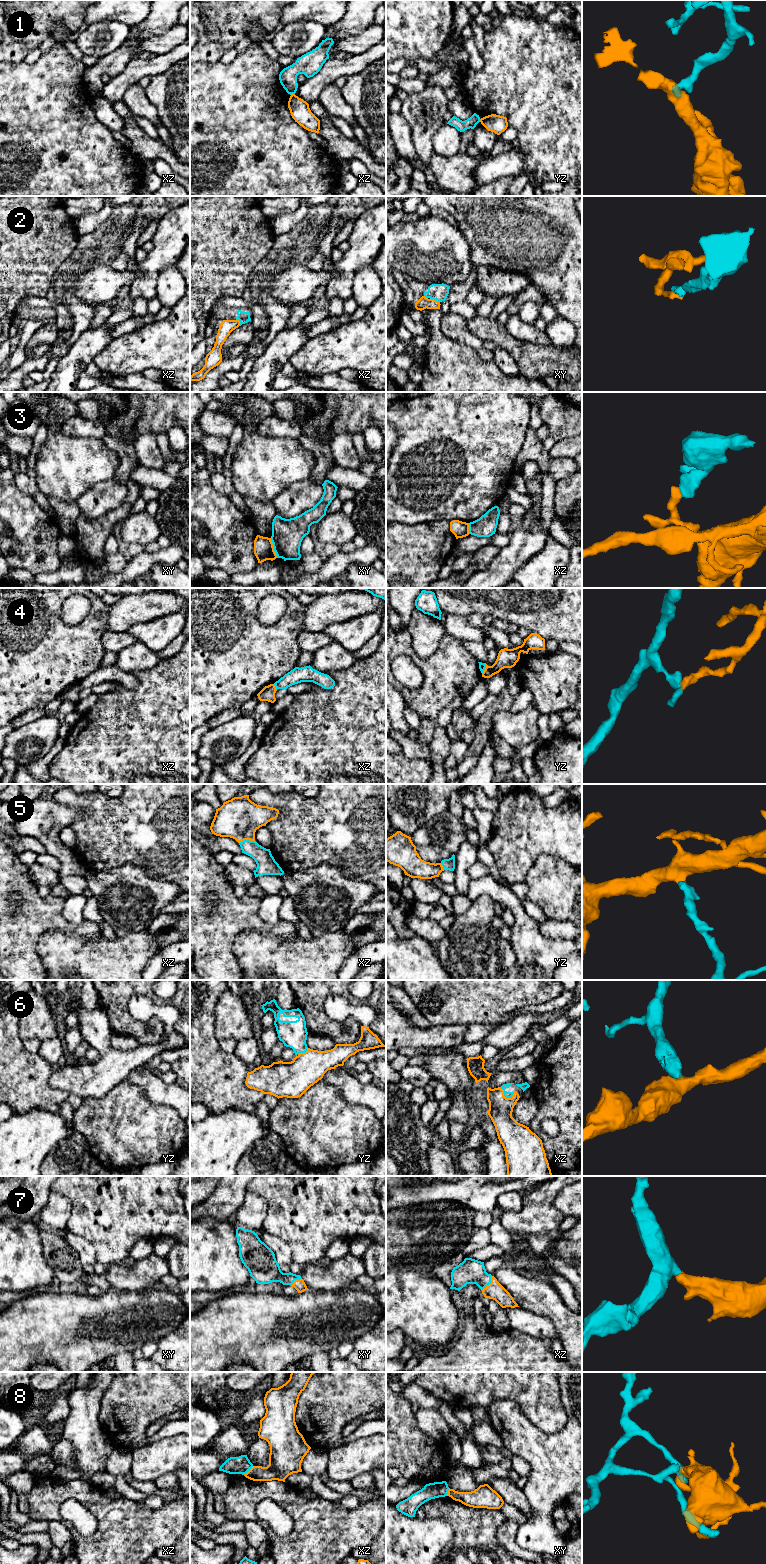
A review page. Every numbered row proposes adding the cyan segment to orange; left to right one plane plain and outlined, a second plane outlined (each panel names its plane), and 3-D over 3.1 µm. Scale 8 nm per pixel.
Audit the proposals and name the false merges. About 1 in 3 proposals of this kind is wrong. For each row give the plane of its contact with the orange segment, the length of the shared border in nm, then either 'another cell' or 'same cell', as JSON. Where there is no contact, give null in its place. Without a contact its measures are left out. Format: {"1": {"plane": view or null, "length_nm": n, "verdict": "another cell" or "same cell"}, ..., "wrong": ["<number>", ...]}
{"1": {"plane": "xz", "length_nm": 40, "verdict": "another cell"}, "2": {"plane": "xy", "length_nm": 90, "verdict": "another cell"}, "3": {"plane": "xy", "length_nm": 170, "verdict": "another cell"}, "4": {"plane": "xz", "length_nm": 50, "verdict": "another cell"}, "5": {"plane": "xz", "length_nm": 130, "verdict": "same cell"}, "6": {"plane": "xz", "length_nm": 140, "verdict": "same cell"}, "7": {"plane": "xz", "length_nm": 150, "verdict": "same cell"}, "8": {"plane": "xz", "length_nm": 110, "verdict": "another cell"}, "wrong": ["1", "2", "3", "4", "8"]}

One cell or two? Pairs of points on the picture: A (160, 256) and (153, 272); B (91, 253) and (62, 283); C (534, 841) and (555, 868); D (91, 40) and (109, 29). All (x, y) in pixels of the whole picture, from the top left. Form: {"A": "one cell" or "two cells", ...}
{"A": "one cell", "B": "one cell", "C": "two cells", "D": "one cell"}

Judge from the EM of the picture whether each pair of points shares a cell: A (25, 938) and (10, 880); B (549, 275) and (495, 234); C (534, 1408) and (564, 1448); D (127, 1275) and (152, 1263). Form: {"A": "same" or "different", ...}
{"A": "same", "B": "same", "C": "different", "D": "same"}

